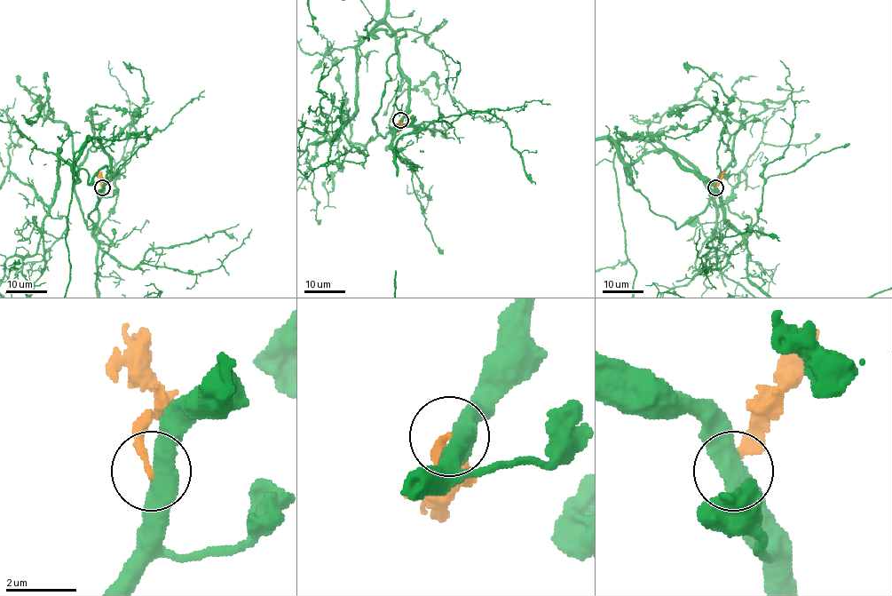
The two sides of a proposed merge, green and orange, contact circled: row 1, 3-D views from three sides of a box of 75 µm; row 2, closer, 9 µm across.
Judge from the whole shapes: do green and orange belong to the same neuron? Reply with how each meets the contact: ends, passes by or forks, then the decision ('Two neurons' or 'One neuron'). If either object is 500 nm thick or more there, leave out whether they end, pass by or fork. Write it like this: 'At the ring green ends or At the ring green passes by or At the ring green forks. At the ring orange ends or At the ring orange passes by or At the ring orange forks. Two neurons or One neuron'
Two neurons

